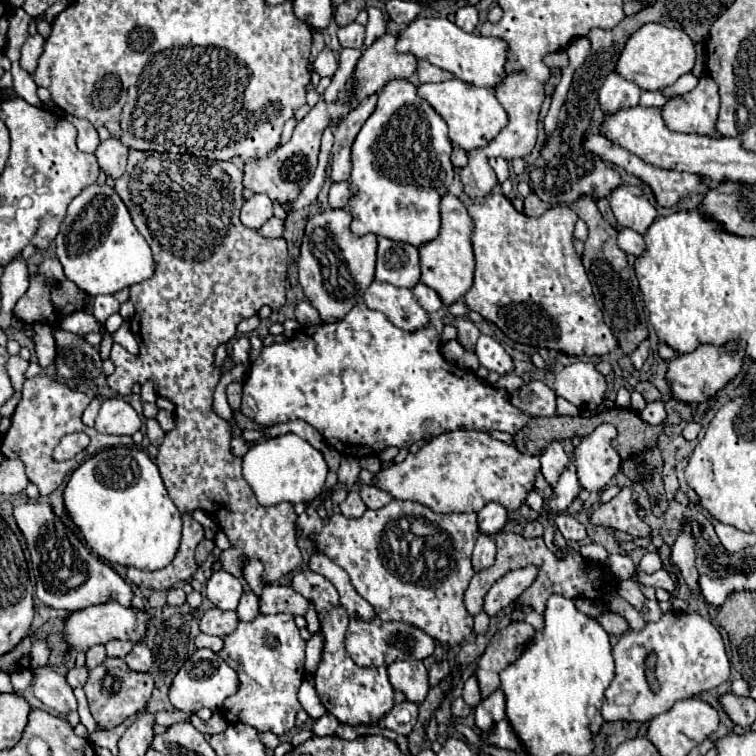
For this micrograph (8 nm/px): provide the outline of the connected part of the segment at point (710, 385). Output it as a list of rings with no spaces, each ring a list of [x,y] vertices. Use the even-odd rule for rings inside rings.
[[[728,343],[722,347],[716,345],[700,345],[696,351],[678,355],[670,361],[666,371],[666,381],[670,385],[672,397],[682,403],[702,403],[708,401],[716,391],[720,391],[730,379],[734,379],[742,369],[744,347],[742,343]]]

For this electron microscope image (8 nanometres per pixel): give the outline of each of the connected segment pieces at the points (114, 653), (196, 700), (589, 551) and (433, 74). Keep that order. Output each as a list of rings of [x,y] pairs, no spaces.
[[[112,639],[112,641],[108,641],[104,647],[106,647],[106,655],[108,655],[108,657],[120,657],[120,659],[122,659],[126,653],[130,653],[132,643],[130,643],[130,641]]]
[[[198,649],[176,673],[172,687],[170,687],[170,703],[176,709],[196,713],[202,707],[208,707],[210,711],[218,711],[226,697],[234,695],[238,691],[238,675],[236,671],[212,649]]]
[[[590,543],[590,545],[584,545],[582,549],[580,549],[580,553],[582,553],[582,557],[586,559],[586,561],[590,561],[590,563],[604,563],[604,559],[608,557],[608,553],[606,553],[606,549],[602,547],[602,545],[594,545],[594,543]]]
[[[418,61],[416,73],[418,73],[420,83],[442,83],[442,81],[448,81],[448,79],[454,77],[450,71],[444,71],[440,67],[434,67],[428,61]]]

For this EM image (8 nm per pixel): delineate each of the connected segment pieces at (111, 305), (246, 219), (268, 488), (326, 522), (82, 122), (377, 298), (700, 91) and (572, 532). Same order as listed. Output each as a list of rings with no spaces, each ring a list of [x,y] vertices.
[[[96,295],[96,301],[94,301],[94,317],[100,325],[106,323],[106,319],[114,313],[118,313],[120,309],[120,303],[114,299],[114,295]]]
[[[254,195],[240,209],[240,221],[250,229],[260,229],[260,225],[264,225],[264,221],[268,221],[268,217],[272,215],[272,201],[268,201],[268,197],[264,195]]]
[[[294,433],[266,439],[250,447],[248,453],[242,457],[242,469],[244,469],[244,479],[252,487],[258,503],[266,507],[282,501],[288,503],[312,501],[314,497],[320,495],[328,475],[328,467],[322,453]]]
[[[390,501],[382,509],[366,511],[358,519],[348,519],[340,513],[334,513],[326,519],[320,519],[317,510],[308,507],[296,521],[298,535],[314,541],[318,553],[328,555],[336,565],[340,565],[354,589],[376,609],[376,615],[382,621],[404,621],[428,633],[432,639],[446,647],[462,643],[472,633],[472,617],[464,607],[464,591],[474,575],[470,555],[474,541],[478,537],[478,525],[474,513],[434,513],[432,509],[414,503],[414,501]]]
[[[66,115],[66,119],[72,121],[78,129],[78,149],[84,151],[84,153],[94,153],[100,139],[98,139],[98,131],[92,127],[92,123],[86,121],[86,119],[72,117],[72,115]]]
[[[374,281],[364,293],[364,301],[370,309],[382,311],[402,331],[412,333],[430,325],[428,313],[418,305],[410,289]]]
[[[704,75],[690,93],[672,95],[662,107],[662,117],[670,131],[714,135],[718,109],[718,85]]]
[[[562,513],[554,516],[554,523],[558,527],[558,531],[564,535],[564,539],[568,541],[580,541],[580,539],[586,539],[586,529],[580,521],[576,521],[572,515],[568,513]]]

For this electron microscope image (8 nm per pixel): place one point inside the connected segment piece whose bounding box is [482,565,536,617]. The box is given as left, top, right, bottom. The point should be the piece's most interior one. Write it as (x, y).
(502, 593)

